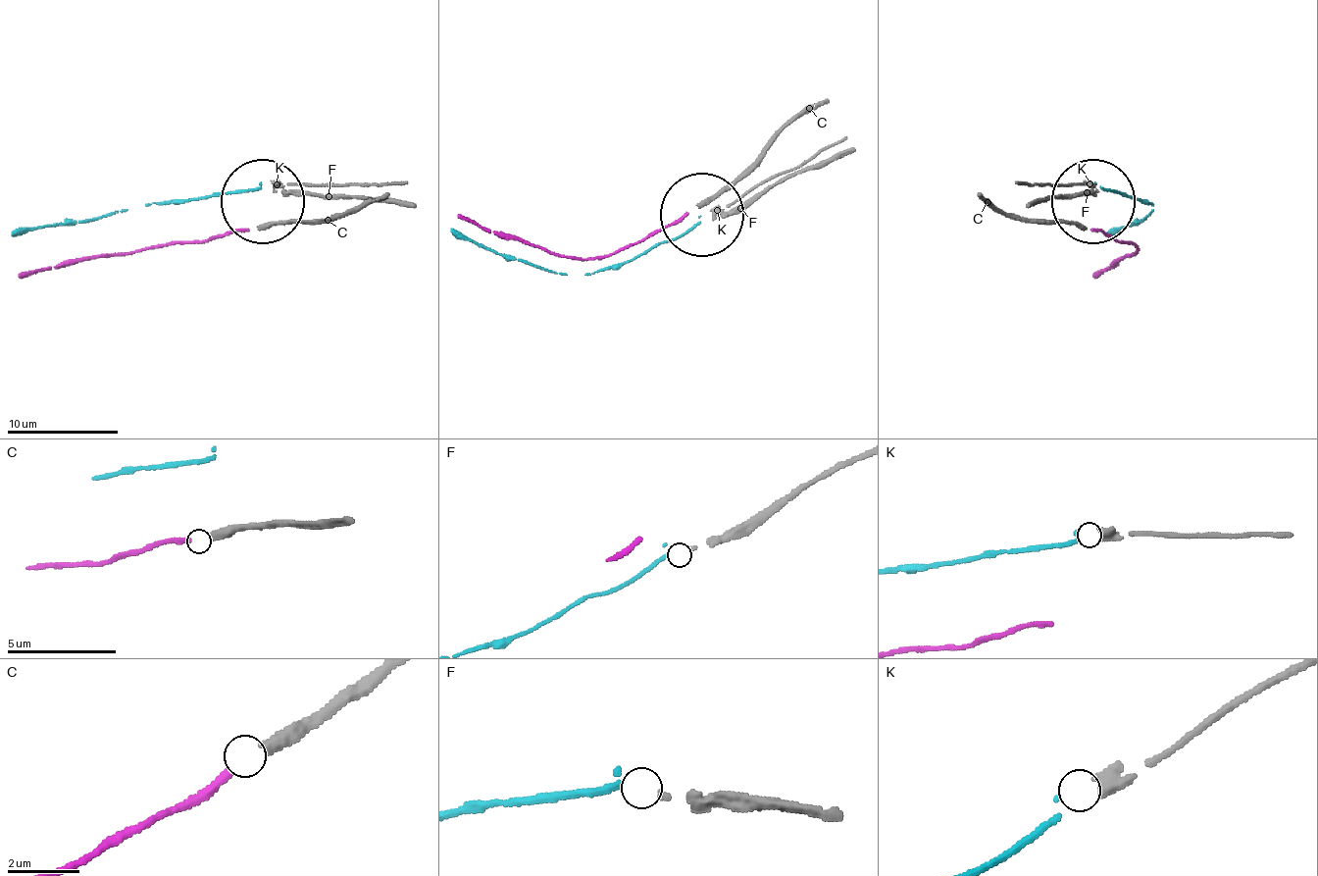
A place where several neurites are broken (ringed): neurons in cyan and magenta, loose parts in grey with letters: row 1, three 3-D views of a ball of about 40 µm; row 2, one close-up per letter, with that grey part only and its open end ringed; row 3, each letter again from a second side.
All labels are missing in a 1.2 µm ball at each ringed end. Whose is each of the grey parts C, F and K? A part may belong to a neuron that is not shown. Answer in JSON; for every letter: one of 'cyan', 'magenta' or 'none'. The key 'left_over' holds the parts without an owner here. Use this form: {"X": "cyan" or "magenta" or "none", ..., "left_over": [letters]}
{"C": "magenta", "F": "none", "K": "cyan", "left_over": ["F"]}

